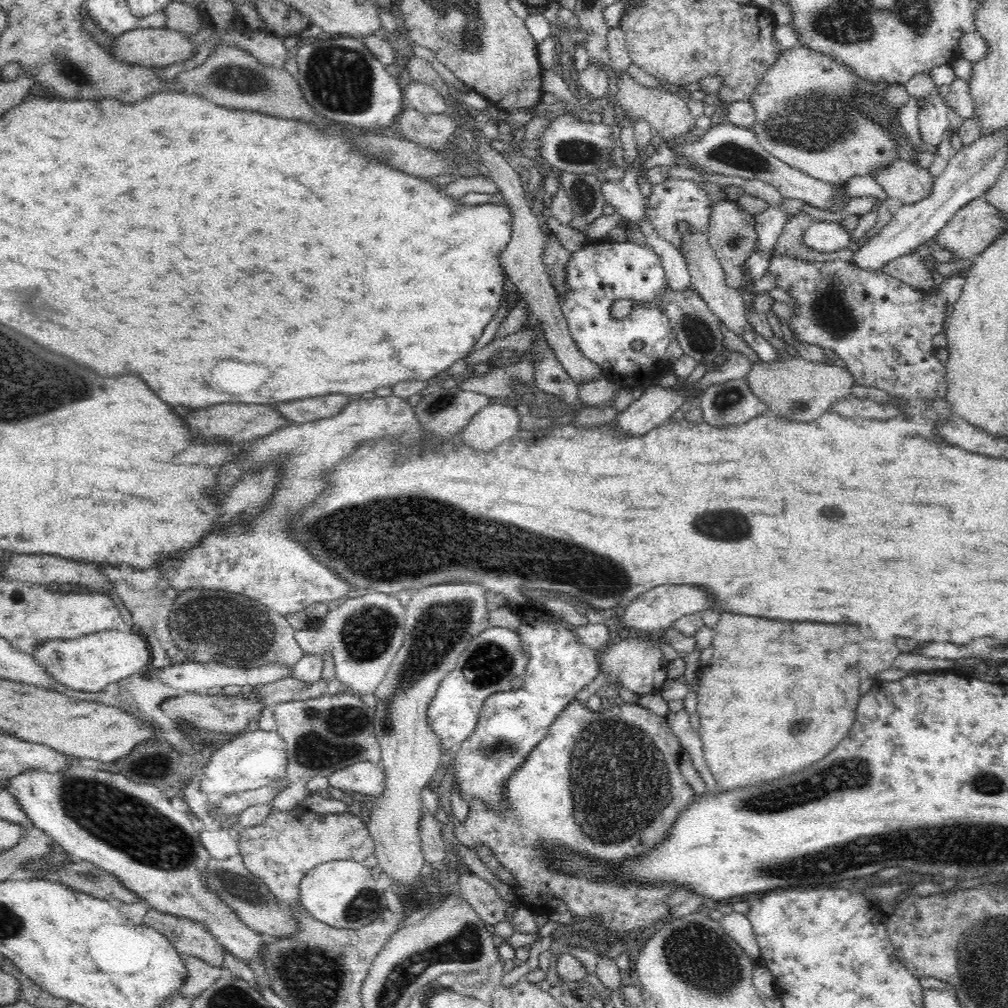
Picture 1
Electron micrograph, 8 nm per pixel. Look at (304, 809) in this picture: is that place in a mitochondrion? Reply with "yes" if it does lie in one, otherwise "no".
no

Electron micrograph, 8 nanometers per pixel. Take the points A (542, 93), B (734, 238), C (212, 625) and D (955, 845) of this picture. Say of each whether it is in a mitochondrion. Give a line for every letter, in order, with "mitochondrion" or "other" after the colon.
A: other
B: mitochondrion
C: mitochondrion
D: mitochondrion

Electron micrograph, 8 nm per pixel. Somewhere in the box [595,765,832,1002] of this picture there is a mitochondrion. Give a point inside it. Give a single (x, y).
(700, 957)

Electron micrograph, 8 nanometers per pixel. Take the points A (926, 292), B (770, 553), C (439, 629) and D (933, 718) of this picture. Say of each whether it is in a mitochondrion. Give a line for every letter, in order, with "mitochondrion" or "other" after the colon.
A: other
B: other
C: mitochondrion
D: other

